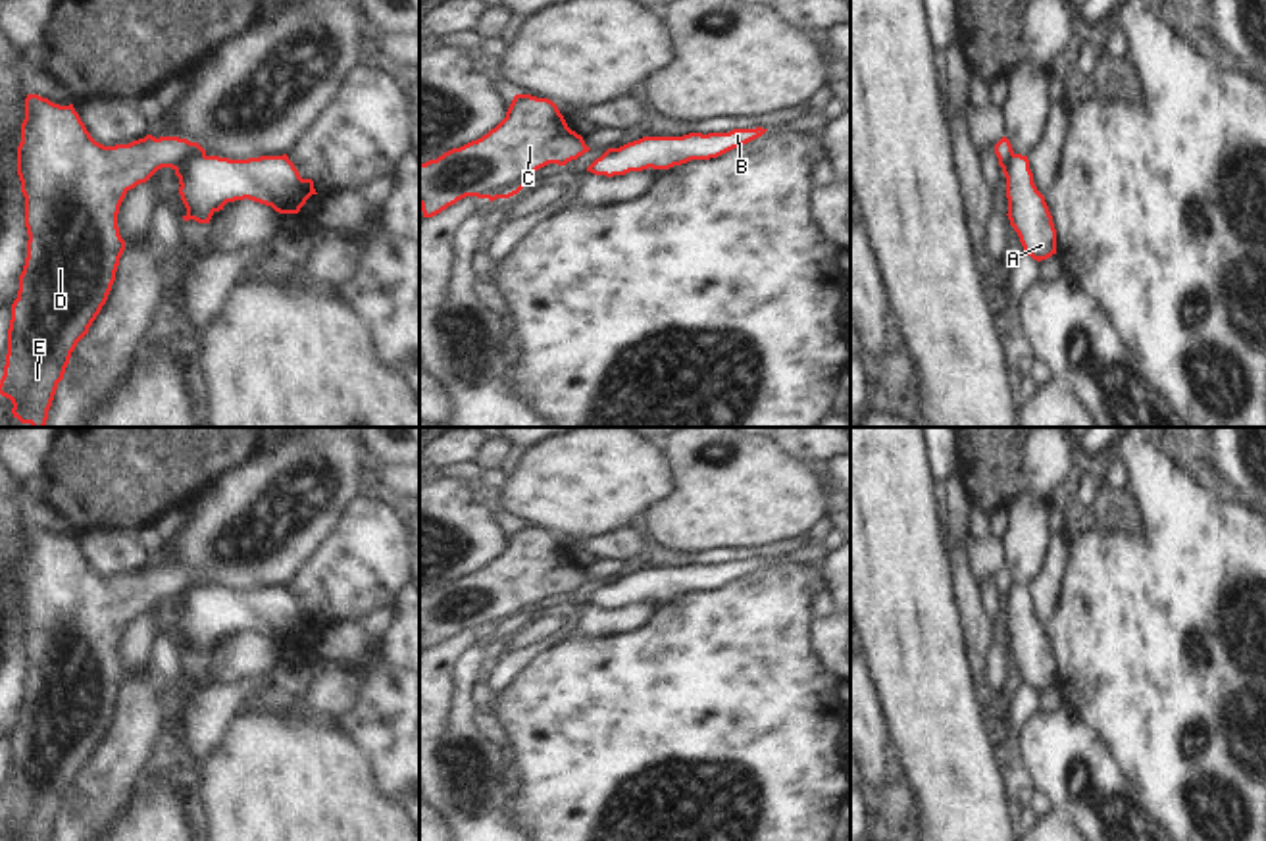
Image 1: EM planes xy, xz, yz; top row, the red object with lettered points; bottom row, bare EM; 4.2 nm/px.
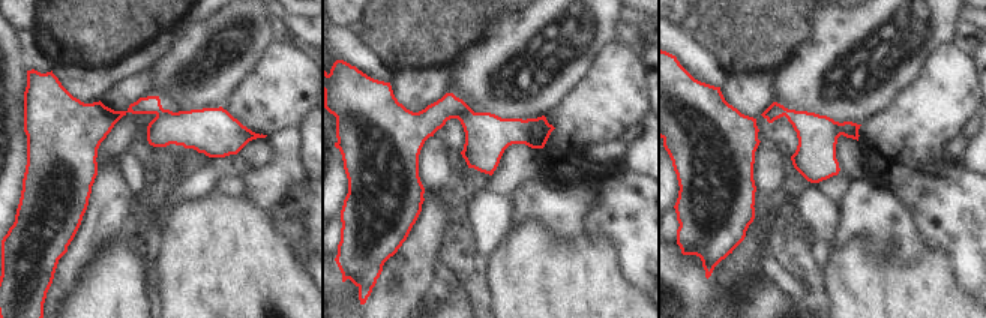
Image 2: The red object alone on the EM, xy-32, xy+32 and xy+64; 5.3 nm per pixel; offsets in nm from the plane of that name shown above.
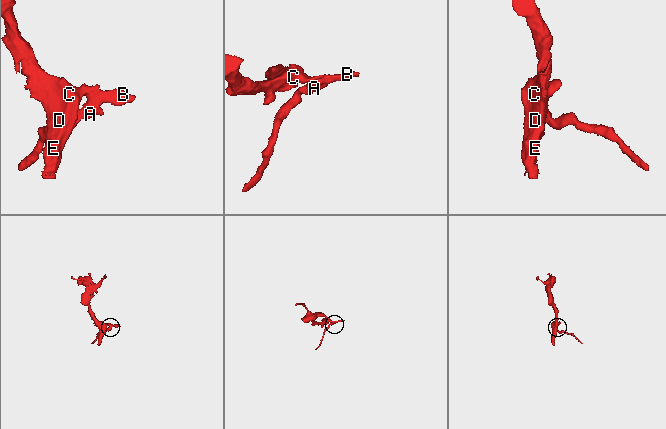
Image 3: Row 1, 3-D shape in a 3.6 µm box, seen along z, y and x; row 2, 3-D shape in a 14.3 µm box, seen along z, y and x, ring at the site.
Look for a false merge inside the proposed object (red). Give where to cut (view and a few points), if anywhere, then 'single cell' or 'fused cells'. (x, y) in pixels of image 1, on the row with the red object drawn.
cut in xy along (204, 154), (187, 158), (176, 170); fused cells

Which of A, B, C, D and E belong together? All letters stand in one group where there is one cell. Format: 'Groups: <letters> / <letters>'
Groups: A B / C D E.

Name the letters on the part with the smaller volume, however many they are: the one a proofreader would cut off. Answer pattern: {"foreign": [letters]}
{"foreign": ["A", "B"]}

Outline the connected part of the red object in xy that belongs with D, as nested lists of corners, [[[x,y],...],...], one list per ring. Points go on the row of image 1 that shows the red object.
[[[27,94],[17,175],[25,196],[27,258],[12,304],[8,354],[0,395],[10,398],[21,423],[44,427],[58,383],[71,352],[108,300],[125,241],[117,214],[125,194],[146,183],[158,169],[177,169],[185,160],[206,156],[198,142],[179,137],[152,137],[129,144],[96,142],[73,104],[60,106]]]

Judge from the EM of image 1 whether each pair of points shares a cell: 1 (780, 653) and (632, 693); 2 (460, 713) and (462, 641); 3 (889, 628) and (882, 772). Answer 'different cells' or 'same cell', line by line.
1: same cell
2: different cells
3: different cells

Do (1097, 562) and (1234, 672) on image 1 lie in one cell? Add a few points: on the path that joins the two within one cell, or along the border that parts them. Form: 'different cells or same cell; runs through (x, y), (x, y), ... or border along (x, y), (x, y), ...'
same cell; runs through (1128, 597), (1199, 664)

